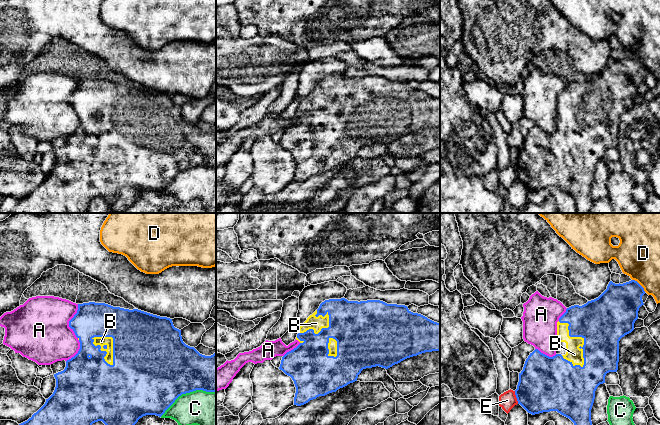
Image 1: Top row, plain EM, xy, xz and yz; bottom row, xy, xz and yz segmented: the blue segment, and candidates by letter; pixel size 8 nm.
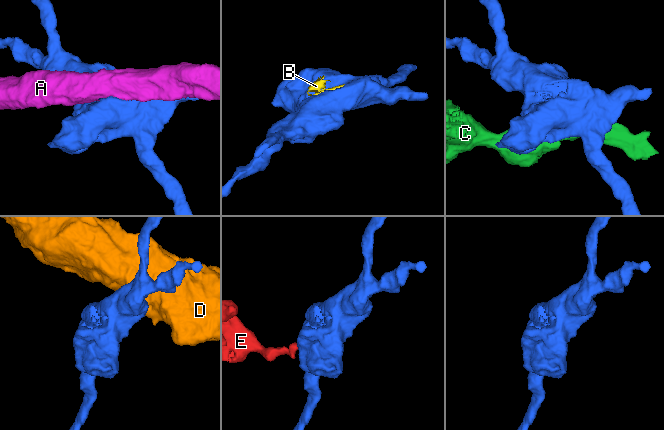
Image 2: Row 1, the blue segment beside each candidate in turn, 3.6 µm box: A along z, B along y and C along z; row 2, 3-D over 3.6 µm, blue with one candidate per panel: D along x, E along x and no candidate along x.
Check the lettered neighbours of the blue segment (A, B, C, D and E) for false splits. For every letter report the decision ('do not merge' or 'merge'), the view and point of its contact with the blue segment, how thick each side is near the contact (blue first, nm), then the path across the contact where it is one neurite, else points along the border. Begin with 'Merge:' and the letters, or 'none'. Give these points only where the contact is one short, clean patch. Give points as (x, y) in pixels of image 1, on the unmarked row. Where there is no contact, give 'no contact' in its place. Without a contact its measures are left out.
Merge: B
A: do not merge; meets blue in xy at (69, 97); 280 nm thick on the blue side, 480 nm on the other
B: merge; meets blue in xy at (104, 127); 360 nm thick on the blue side, 70 nm on the other
C: do not merge; meets blue in xy at (187, 168); 480 nm thick on the blue side, 320 nm on the other
D: do not merge; meets blue in yz at (639, 60); 320 nm thick on the blue side, 360 nm on the other; border along yz (632, 55), (645, 67)
E: do not merge; meets blue in yz at (516, 173); 420 nm thick on the blue side, 140 nm on the other; border along yz (514, 167), (518, 179)

